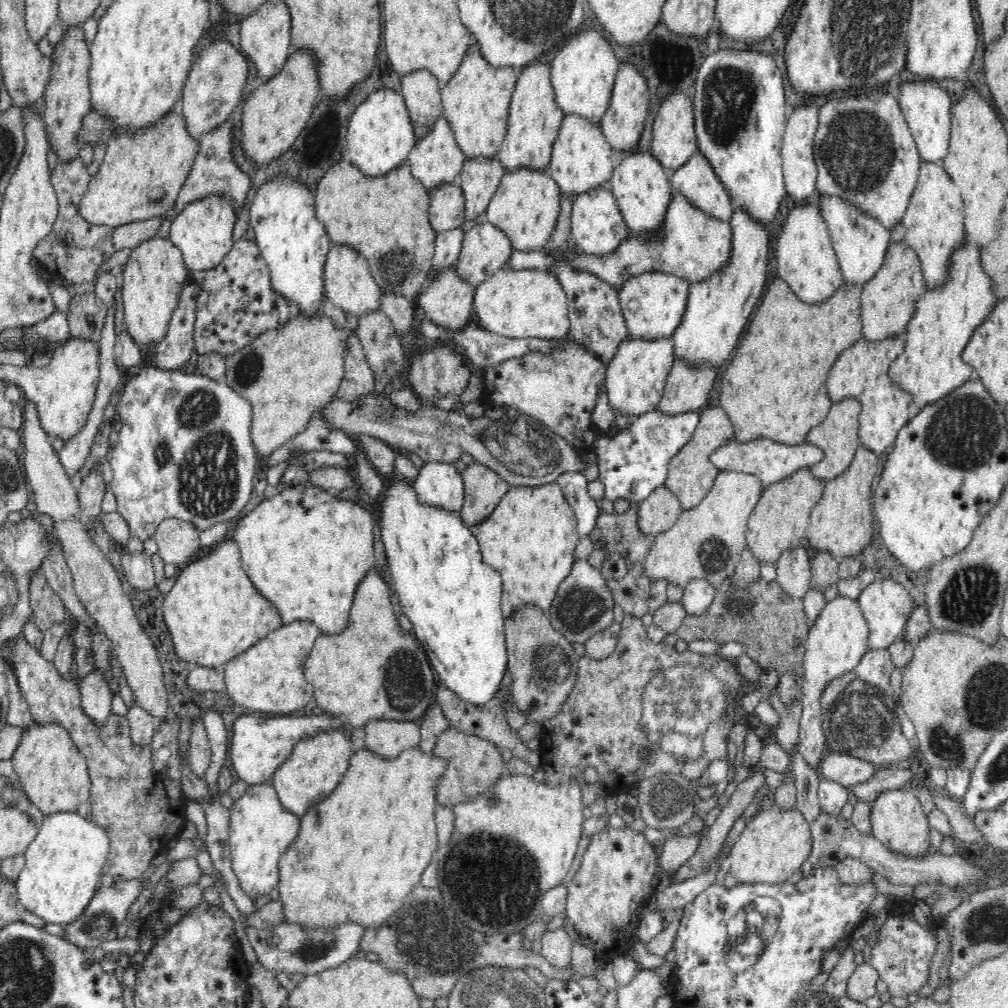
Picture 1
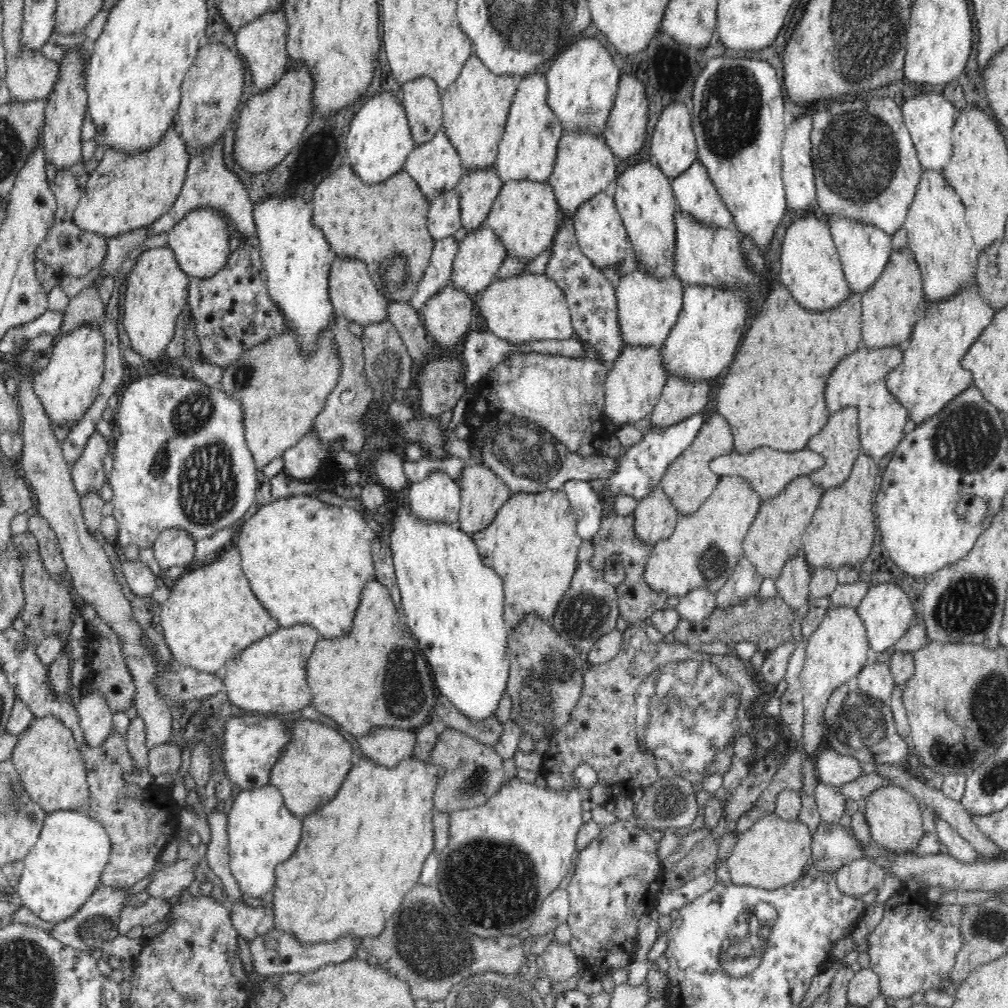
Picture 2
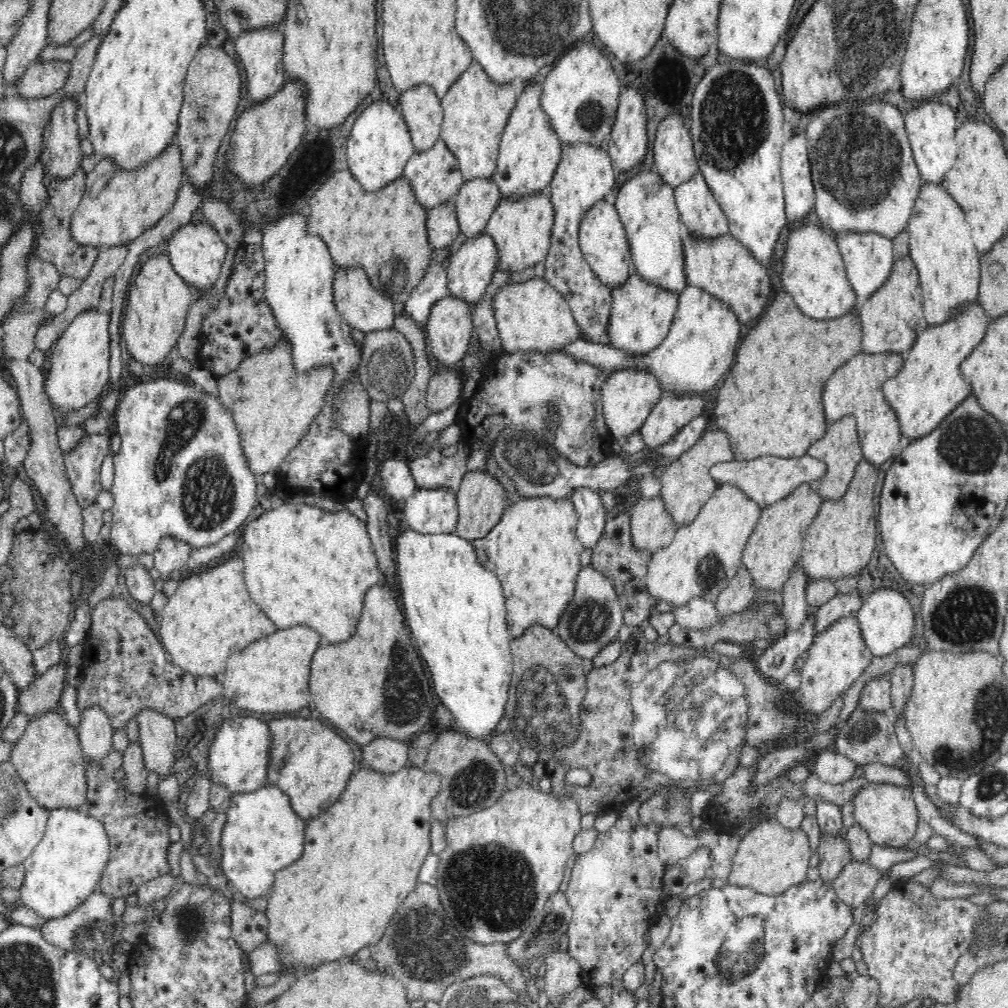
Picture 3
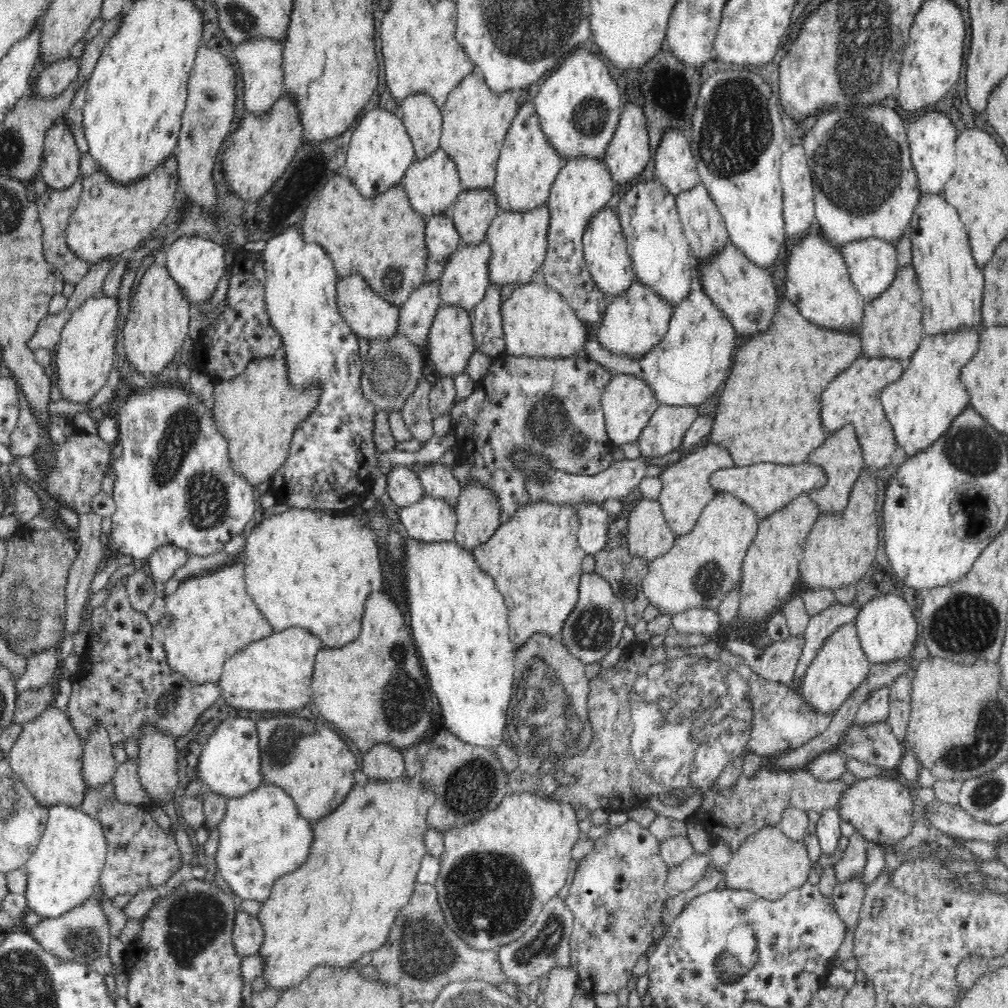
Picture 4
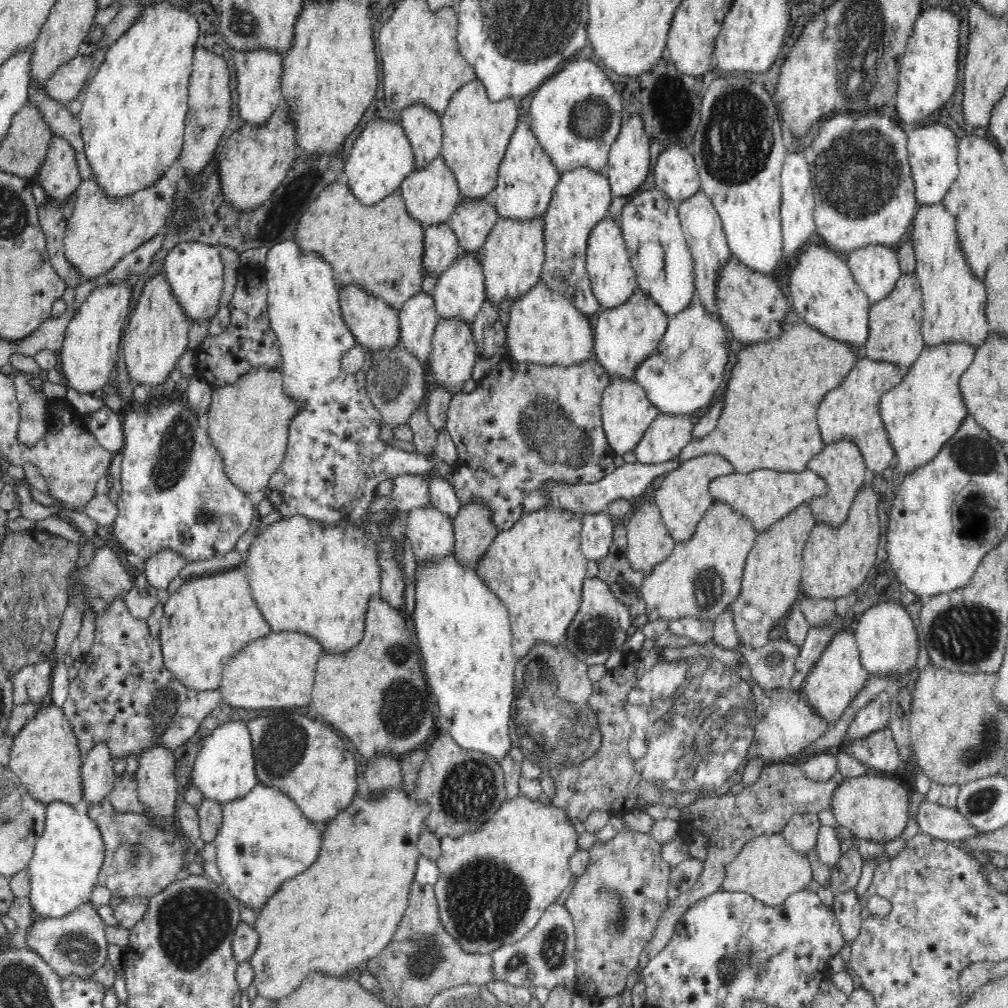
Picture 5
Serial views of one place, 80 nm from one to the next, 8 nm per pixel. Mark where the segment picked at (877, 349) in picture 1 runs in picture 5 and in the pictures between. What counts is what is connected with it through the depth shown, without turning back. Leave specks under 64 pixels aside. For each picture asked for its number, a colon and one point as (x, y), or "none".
2: (859, 380)
3: (856, 389)
4: (854, 398)
5: (851, 412)

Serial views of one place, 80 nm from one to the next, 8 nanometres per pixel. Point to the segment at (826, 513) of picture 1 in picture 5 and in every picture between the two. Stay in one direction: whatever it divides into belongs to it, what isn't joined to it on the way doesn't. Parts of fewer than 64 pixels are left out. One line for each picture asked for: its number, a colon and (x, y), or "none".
2: (841, 533)
3: (840, 541)
4: (838, 551)
5: (836, 560)

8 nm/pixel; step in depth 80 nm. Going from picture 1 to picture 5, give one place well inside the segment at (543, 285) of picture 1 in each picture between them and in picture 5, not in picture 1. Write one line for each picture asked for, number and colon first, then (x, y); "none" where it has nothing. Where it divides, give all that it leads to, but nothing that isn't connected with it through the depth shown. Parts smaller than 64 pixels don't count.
2: (526, 307)
3: (530, 316)
4: (537, 321)
5: (545, 328)

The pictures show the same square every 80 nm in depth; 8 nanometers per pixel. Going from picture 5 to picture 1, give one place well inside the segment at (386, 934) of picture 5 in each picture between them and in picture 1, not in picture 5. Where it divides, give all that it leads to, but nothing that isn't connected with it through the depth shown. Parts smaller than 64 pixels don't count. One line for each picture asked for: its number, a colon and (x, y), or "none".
1: (359, 852)
2: (359, 854)
3: (362, 855)
4: (340, 904)

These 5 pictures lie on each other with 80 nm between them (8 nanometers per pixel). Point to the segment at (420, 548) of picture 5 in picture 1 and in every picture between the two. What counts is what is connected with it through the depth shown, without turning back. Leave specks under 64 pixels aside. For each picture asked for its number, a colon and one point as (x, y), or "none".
1: (439, 484)
2: (436, 499)
3: (429, 511)
4: (430, 520)

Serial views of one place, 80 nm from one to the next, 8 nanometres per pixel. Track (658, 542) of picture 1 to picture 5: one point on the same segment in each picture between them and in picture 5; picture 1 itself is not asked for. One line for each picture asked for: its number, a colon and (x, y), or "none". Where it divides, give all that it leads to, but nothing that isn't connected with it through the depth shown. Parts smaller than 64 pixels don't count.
2: (704, 549)
3: (704, 556)
4: (702, 567)
5: (703, 575)

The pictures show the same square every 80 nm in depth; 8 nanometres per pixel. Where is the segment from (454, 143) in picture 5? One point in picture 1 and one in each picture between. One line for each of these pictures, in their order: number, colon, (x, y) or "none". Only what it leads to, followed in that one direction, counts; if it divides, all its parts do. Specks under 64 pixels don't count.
1: (476, 101)
2: (476, 106)
3: (475, 110)
4: (475, 120)

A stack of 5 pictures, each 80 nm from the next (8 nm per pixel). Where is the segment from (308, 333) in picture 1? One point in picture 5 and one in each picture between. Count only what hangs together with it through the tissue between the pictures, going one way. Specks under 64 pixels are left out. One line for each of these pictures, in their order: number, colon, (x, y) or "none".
2: (281, 393)
3: (272, 405)
4: (257, 411)
5: (247, 421)

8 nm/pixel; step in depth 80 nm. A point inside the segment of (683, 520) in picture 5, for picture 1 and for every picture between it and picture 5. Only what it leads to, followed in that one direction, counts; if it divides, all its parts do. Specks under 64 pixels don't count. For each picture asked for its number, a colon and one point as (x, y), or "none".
1: (691, 474)
2: (688, 482)
3: (687, 485)
4: (686, 491)

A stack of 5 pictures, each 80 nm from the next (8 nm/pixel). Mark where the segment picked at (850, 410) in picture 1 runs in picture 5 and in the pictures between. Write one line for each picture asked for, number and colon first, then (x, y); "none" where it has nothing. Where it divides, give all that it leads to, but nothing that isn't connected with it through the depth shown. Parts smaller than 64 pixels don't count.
2: (838, 442)
3: (839, 449)
4: (841, 458)
5: (841, 465)

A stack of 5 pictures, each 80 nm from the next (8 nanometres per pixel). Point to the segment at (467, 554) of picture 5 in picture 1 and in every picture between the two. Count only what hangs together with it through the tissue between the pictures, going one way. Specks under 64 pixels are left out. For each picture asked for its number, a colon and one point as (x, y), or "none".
1: (484, 489)
2: (482, 493)
3: (481, 500)
4: (478, 514)

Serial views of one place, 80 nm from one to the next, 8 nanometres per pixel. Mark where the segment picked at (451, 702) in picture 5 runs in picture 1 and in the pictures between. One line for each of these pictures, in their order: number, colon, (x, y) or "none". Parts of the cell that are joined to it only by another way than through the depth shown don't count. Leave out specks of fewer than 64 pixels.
1: (452, 598)
2: (452, 604)
3: (455, 610)
4: (460, 623)

